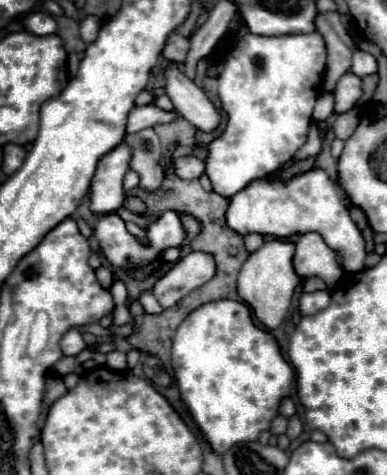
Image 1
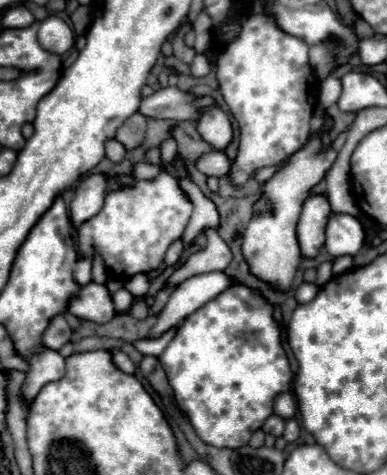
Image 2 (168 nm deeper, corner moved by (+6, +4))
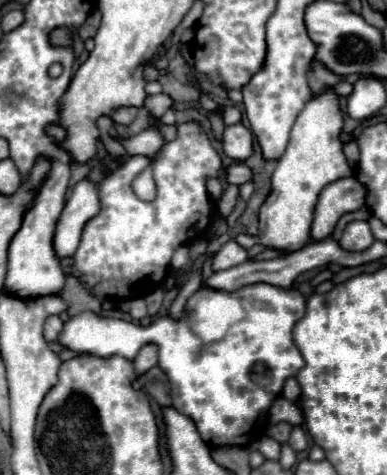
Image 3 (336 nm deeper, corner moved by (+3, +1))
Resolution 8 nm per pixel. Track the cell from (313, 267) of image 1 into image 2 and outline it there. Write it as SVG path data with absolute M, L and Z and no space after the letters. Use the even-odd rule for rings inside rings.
M324 195L308 197L296 229L302 257L314 259L320 253L324 245L324 229L328 223L328 215L330 215L330 205Z

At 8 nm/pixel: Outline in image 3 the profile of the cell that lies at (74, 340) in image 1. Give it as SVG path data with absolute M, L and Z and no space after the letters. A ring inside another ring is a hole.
M49 316L49 318L45 320L45 326L43 326L43 336L45 336L45 340L47 340L47 342L55 342L57 336L59 336L59 332L61 332L61 328L63 328L63 320L61 320L59 316Z

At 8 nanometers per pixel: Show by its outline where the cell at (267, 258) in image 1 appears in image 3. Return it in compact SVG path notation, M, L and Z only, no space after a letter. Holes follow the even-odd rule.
M333 88L313 92L305 108L297 116L287 150L279 158L279 164L271 176L271 194L259 210L259 244L281 252L293 252L307 244L319 192L331 182L349 176L341 132L343 112L339 106L339 94Z

